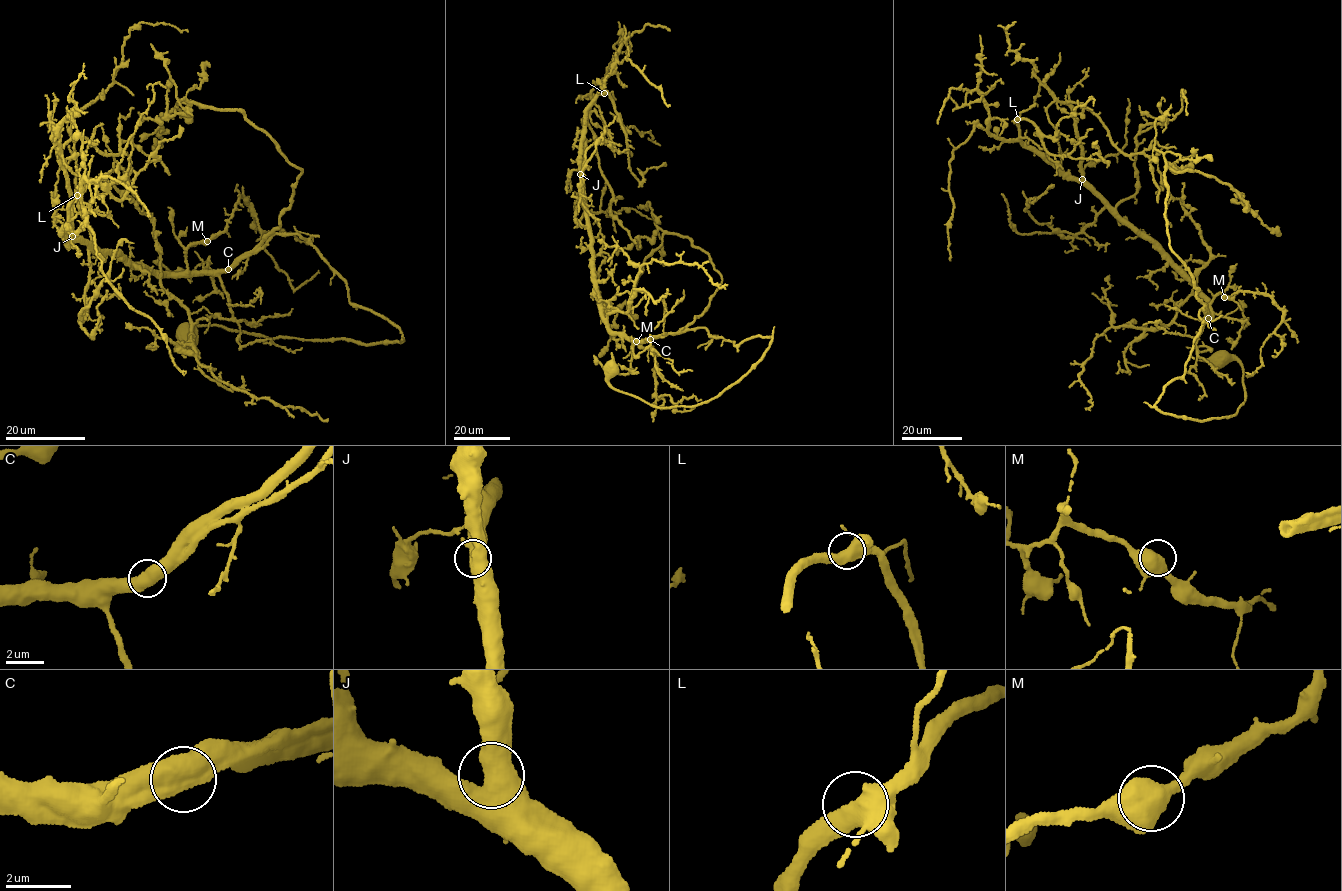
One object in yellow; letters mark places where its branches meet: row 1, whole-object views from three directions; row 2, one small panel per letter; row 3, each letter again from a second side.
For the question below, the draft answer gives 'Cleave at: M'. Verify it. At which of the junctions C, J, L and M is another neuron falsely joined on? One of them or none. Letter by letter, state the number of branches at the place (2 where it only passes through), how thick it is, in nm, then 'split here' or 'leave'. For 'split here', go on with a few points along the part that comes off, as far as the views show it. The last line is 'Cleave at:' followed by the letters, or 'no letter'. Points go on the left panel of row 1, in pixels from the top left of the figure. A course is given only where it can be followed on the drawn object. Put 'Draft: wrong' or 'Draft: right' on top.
Draft: wrong
C: 2 branches meet; 650 nm thick; leave
J: 2 branches meet; 600 nm thick; leave
L: 2 branches meet; 600 nm thick; leave
M: 2 branches meet; 600 nm thick; leave
Cleave at: no letter

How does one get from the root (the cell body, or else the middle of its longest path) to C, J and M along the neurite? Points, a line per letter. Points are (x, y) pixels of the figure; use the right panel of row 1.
C: (1221, 358), (1242, 368), (1235, 415), (1199, 421), (1157, 408), (1167, 383), (1184, 374), (1204, 306), (1208, 318)
J: (1221, 358), (1242, 368), (1235, 415), (1199, 421), (1157, 408), (1211, 307), (1082, 179)
M: (1221, 358), (1242, 368), (1235, 415), (1199, 421), (1157, 408), (1184, 374), (1200, 309), (1209, 317), (1224, 297)

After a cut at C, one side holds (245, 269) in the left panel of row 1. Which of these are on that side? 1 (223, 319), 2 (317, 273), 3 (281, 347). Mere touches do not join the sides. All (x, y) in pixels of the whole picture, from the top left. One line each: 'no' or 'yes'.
1: no
2: no
3: no

